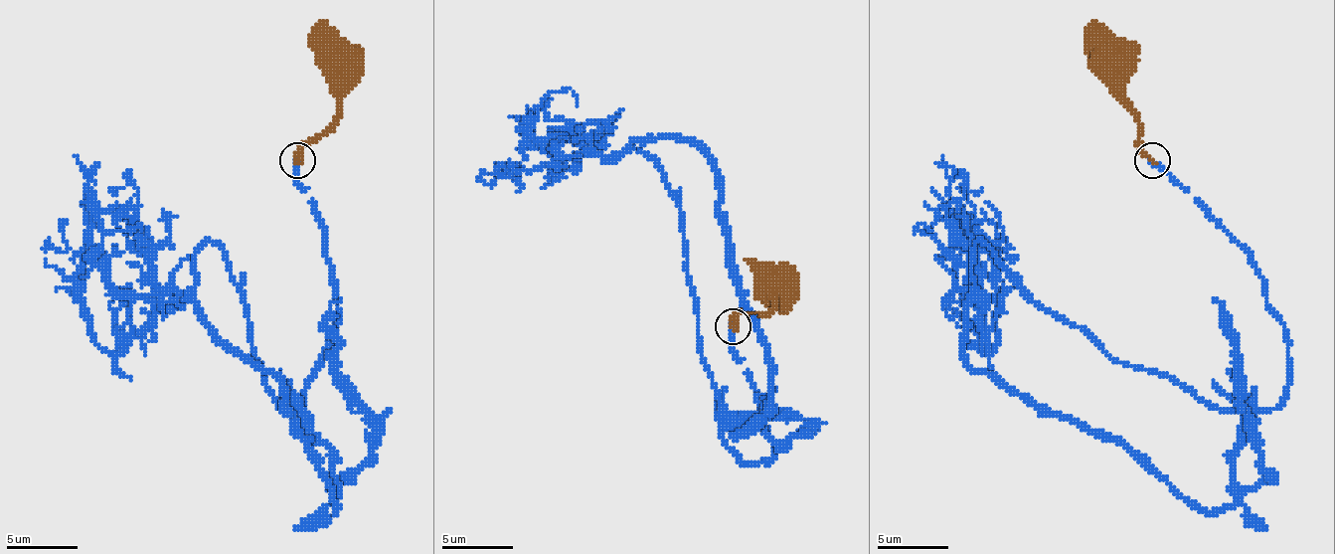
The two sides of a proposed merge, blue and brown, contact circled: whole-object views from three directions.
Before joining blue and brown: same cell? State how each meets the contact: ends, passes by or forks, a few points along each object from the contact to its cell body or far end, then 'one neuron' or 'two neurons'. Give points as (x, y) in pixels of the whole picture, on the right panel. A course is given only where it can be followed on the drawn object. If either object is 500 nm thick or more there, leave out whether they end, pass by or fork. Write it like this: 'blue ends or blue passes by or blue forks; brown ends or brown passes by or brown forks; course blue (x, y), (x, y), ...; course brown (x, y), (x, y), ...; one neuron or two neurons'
blue ends; brown ends; course blue (1149, 159), (1263, 280), (1288, 359), (1273, 409), (1217, 409), (1113, 362), (978, 242), (989, 352), (989, 224); course brown (1153, 159), (1138, 145), (1138, 123), (1131, 113), (1124, 85), (1110, 67); one neuron

